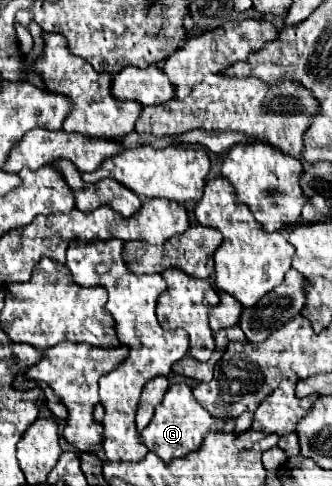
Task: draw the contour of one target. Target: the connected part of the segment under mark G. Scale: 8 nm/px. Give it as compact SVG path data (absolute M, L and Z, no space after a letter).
M174 384L168 388L164 400L156 406L154 418L150 420L150 424L142 430L142 442L146 442L146 446L158 454L166 464L170 464L174 458L186 456L194 450L198 450L202 446L202 440L208 432L216 432L216 430L226 430L226 432L234 432L236 436L240 436L242 432L246 432L252 426L254 420L254 412L244 412L238 418L216 418L210 412L206 412L206 408L202 408L198 404L198 400L192 394L192 388L188 384Z

